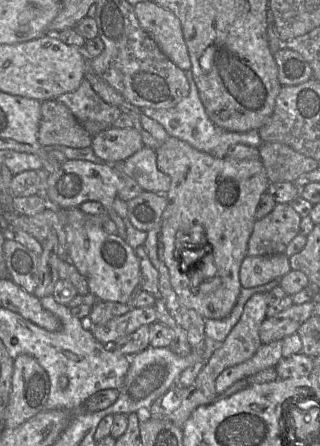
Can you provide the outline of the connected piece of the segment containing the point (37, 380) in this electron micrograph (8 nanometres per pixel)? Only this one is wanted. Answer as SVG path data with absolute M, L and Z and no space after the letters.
M19 355L13 364L12 388L5 411L5 428L13 429L45 410L50 393L47 372L37 360Z

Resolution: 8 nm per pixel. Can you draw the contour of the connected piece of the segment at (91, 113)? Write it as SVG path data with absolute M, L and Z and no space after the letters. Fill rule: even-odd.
M85 78L75 91L60 95L56 101L66 105L79 122L91 120L111 127L122 113L106 103Z

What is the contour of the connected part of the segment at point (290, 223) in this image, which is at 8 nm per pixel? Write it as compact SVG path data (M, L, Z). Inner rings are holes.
M277 203L268 215L255 222L248 242L248 256L284 254L288 244L299 234L301 218L290 203Z

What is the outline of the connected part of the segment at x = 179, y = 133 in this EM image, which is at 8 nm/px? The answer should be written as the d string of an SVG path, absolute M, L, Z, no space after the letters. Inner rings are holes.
M185 71L190 90L186 98L170 109L153 109L140 107L143 114L160 123L170 136L187 142L193 148L210 154L210 151L219 145L231 146L244 144L257 148L262 144L262 139L257 130L248 132L230 132L215 125L208 117L205 107L200 99L198 88L191 71Z

